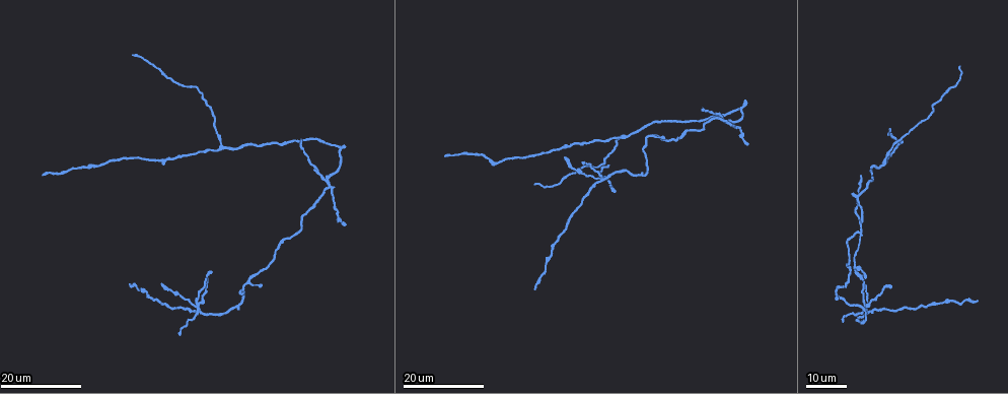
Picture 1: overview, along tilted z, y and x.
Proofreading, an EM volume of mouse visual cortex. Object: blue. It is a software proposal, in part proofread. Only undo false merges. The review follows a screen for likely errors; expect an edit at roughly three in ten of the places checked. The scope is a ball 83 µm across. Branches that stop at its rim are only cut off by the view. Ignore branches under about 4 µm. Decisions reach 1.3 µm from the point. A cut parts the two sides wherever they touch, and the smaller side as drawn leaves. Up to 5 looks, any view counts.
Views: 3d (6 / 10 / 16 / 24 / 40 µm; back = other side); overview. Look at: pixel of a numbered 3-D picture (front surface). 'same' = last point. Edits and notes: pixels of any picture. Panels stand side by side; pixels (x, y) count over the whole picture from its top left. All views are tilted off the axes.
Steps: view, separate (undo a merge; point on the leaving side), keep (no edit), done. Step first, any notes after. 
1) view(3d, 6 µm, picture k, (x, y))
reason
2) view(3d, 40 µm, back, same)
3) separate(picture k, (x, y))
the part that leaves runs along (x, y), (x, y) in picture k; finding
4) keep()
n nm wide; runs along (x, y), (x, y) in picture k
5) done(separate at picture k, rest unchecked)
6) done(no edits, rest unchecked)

view(3d, 16 µm, picture 1, (622, 134))
three arms meet

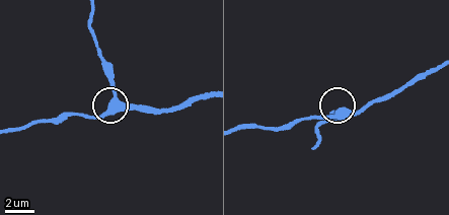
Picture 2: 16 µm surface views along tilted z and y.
view(3d, 6 µm, picture 2, (114, 98))

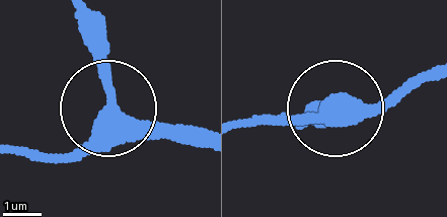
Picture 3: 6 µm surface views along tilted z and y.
keep()
runs along (199, 133), (115, 110), (101, 24) in picture 3; continuous, no second neuron

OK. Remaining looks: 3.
view(3d, 16 µm, picture 1, (603, 180))
arms run side by side

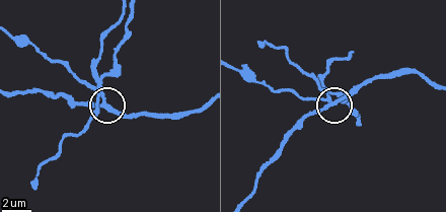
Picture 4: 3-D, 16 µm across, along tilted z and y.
view(3d, 10 µm, picture 4, (105, 102))

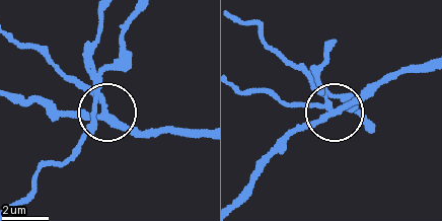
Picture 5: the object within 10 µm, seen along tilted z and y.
separate(picture 5, (93, 91))
240 nm wide; the part that leaves runs along (103, 112), (40, 54), (10, 38) in picture 5; two neurons meet here

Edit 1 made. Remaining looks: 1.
done(separate at picture 5, rest unchecked)

